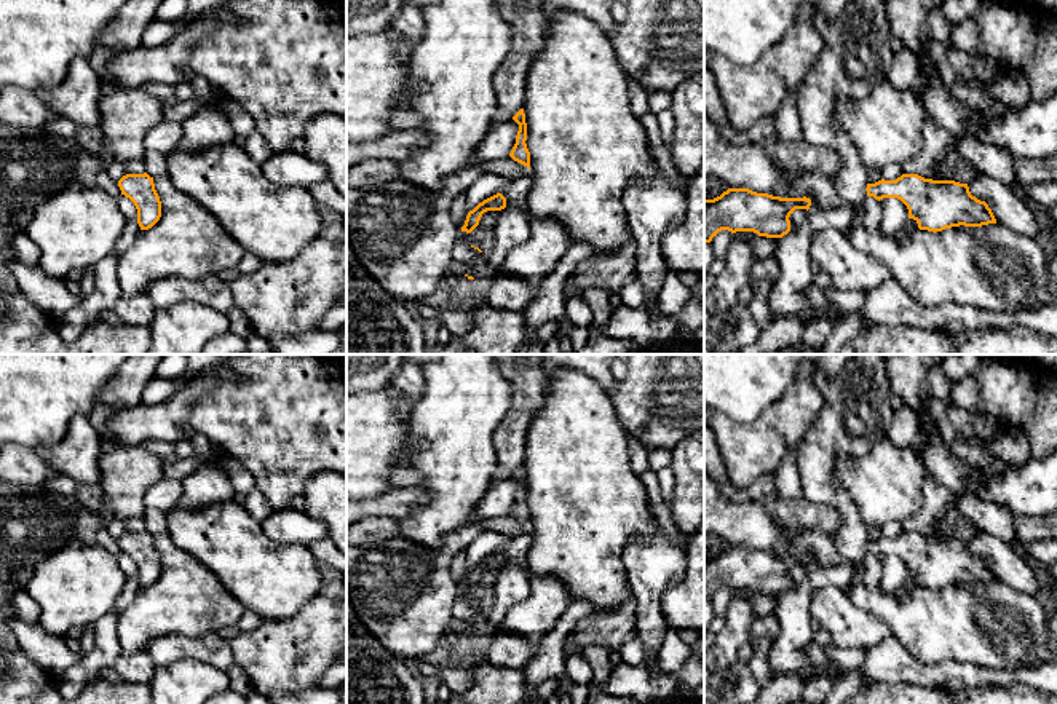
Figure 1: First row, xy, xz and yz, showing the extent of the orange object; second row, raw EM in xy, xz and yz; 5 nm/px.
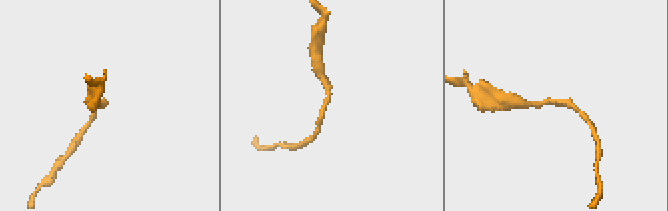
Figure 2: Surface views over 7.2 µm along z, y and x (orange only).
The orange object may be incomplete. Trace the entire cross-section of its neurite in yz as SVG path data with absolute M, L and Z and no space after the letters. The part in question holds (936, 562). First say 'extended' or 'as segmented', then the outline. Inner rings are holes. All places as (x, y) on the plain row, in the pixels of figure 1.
as segmented; M902 532L896 538L878 538L875 541L867 541L867 554L875 557L897 556L909 567L909 576L918 581L920 587L942 589L952 584L982 584L988 581L996 581L996 576L985 559L977 557L971 552L968 541L960 541L955 538L932 538L924 536L918 532Z

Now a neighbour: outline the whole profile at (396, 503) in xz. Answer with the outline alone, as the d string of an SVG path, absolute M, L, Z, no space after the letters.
M422 487L391 488L390 492L353 501L346 498L346 525L364 517L404 517L410 509L428 501L428 493Z

